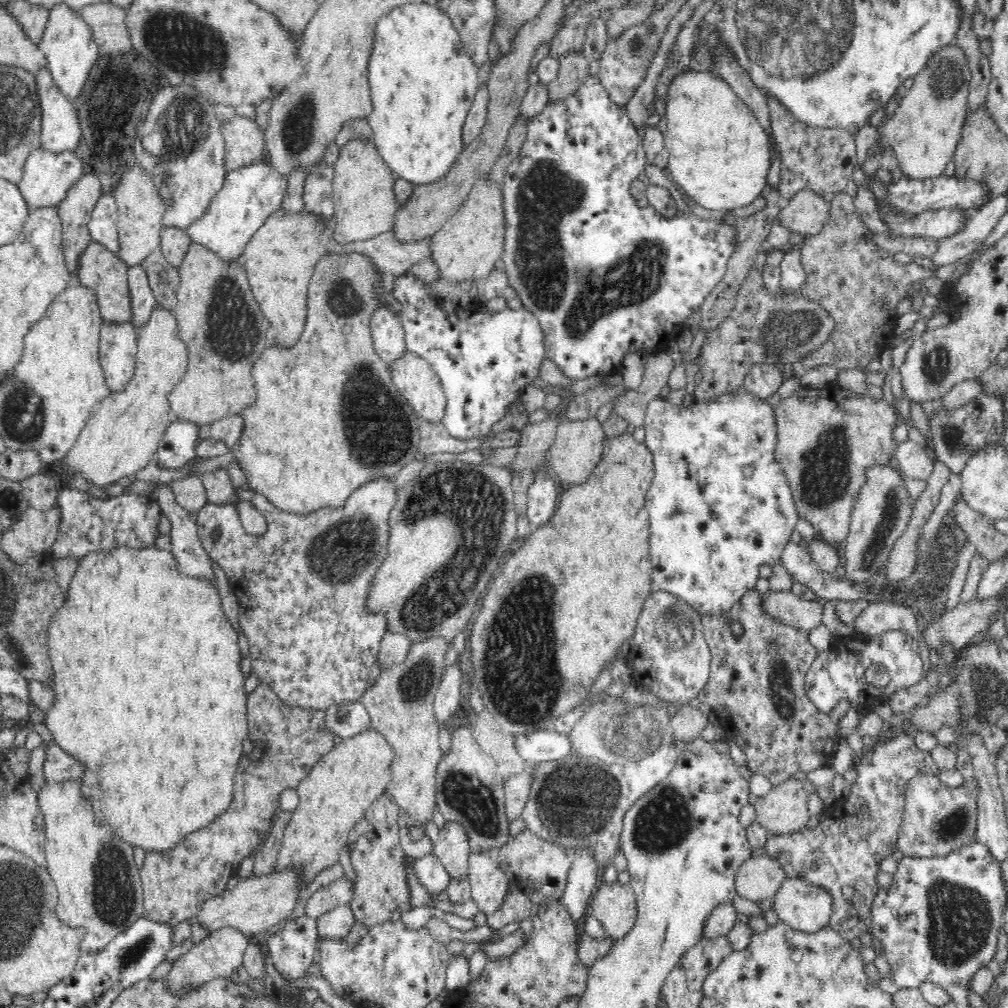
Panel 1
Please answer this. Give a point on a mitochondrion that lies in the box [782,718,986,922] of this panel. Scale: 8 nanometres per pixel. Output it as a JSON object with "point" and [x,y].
{"point":[955,823]}

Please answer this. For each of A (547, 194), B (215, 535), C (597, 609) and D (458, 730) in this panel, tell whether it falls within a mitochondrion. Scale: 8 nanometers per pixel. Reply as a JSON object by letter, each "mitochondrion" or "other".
{"A":"mitochondrion","B":"other","C":"other","D":"other"}

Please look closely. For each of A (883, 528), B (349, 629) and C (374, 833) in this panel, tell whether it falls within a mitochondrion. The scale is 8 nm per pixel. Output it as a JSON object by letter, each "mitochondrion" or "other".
{"A":"mitochondrion","B":"other","C":"other"}

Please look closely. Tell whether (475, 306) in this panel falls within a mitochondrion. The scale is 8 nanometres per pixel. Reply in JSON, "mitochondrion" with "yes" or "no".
{"mitochondrion":"no"}

